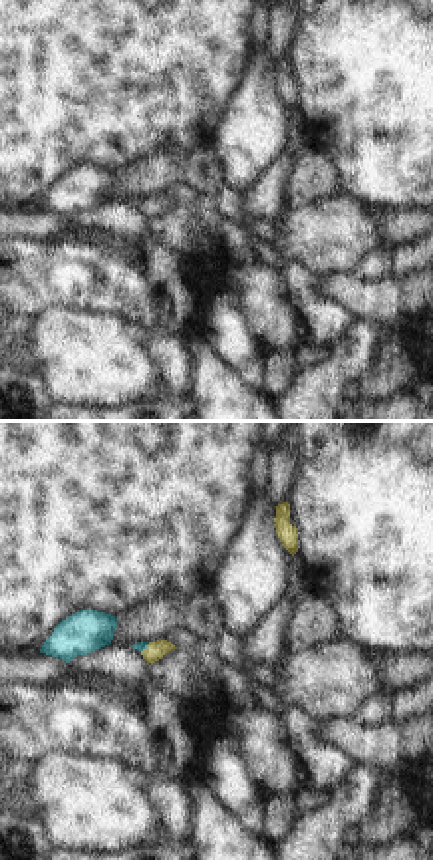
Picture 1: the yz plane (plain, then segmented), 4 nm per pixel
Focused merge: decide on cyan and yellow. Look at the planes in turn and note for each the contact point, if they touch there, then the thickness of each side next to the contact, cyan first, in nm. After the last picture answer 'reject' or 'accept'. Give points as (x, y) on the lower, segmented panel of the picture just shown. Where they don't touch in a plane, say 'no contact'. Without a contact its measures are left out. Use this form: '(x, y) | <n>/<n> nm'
(145, 648) | 50/80 nm

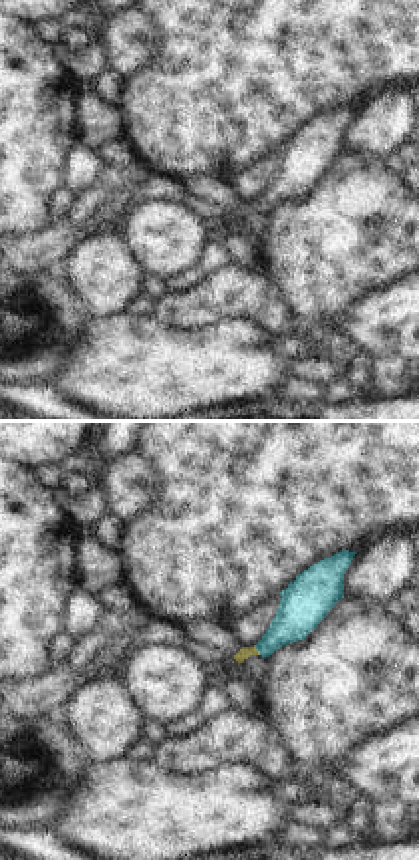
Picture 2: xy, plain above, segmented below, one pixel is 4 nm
(257, 648) | 190/50 nm

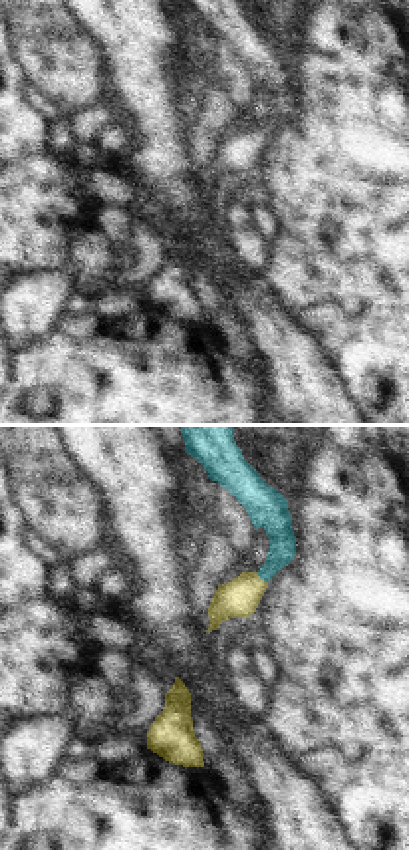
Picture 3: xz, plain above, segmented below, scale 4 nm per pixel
(263, 578) | 120/160 nm

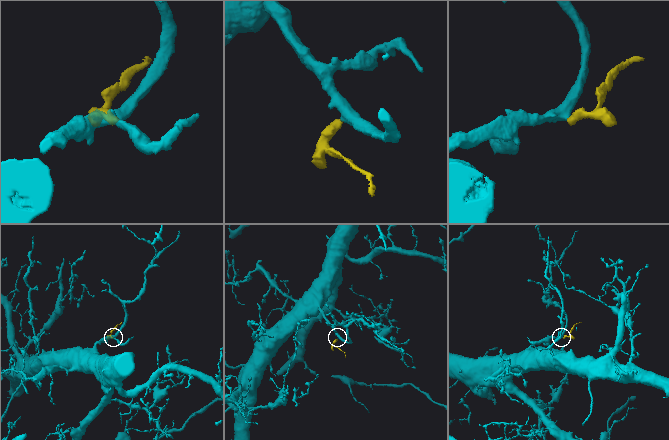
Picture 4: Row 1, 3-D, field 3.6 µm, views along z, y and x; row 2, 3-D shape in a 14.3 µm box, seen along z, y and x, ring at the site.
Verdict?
accept

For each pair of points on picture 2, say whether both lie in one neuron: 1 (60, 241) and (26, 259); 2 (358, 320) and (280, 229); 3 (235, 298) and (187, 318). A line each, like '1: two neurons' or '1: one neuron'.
1: one neuron
2: two neurons
3: one neuron

